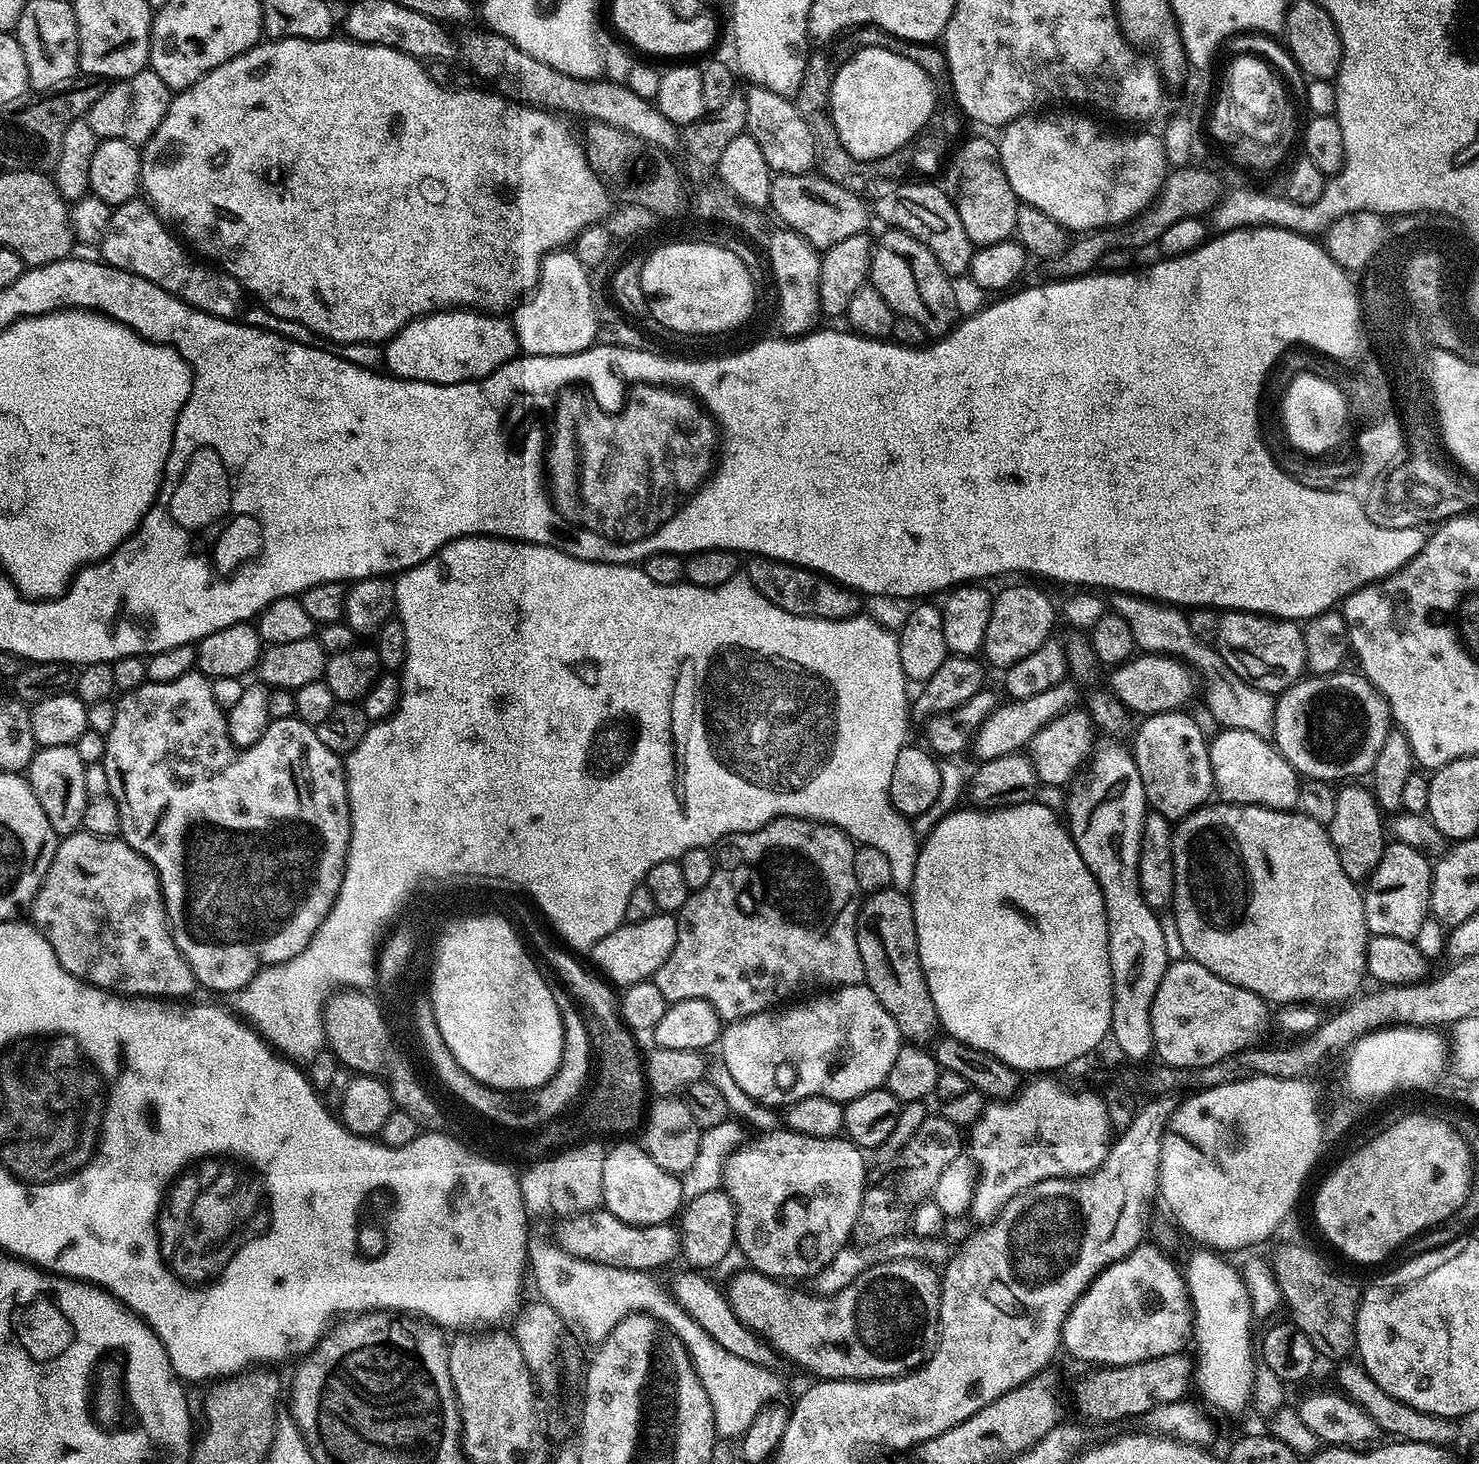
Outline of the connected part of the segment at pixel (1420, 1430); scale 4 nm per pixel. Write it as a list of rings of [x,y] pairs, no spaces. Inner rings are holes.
[[[1353,1362],[1343,1363],[1338,1372],[1338,1382],[1343,1387],[1343,1393],[1356,1404],[1362,1405],[1367,1413],[1374,1418],[1383,1433],[1394,1435],[1391,1437],[1418,1444],[1439,1444],[1450,1446],[1458,1436],[1457,1424],[1453,1419],[1443,1416],[1430,1415],[1428,1412],[1418,1411],[1416,1408],[1408,1407],[1401,1400],[1396,1400],[1386,1394],[1369,1378],[1368,1372],[1363,1365]]]

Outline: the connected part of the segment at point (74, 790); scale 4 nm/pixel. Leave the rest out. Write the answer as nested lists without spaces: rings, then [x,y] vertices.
[[[50,746],[49,748],[37,747],[26,769],[28,785],[34,790],[34,798],[38,798],[38,806],[42,806],[42,814],[46,814],[50,826],[56,831],[57,837],[73,836],[81,831],[82,814],[86,814],[86,806],[90,797],[86,790],[86,763],[79,757],[75,746]]]

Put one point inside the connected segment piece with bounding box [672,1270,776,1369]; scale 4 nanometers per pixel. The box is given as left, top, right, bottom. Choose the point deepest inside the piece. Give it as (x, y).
(708, 1306)

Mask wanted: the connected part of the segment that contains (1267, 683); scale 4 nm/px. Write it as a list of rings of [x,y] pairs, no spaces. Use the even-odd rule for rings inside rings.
[[[1228,610],[1221,615],[1216,640],[1219,647],[1226,653],[1228,663],[1237,669],[1248,683],[1263,692],[1282,693],[1305,675],[1304,634],[1301,625],[1295,620],[1281,620],[1275,616],[1265,616],[1259,612],[1233,612]]]

